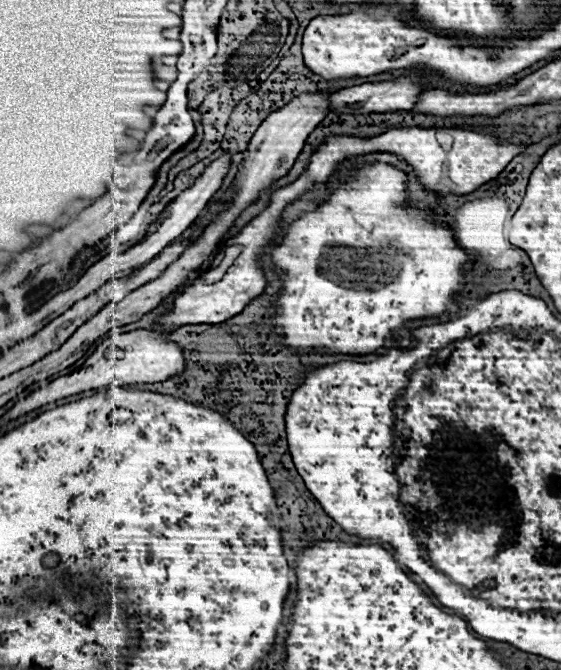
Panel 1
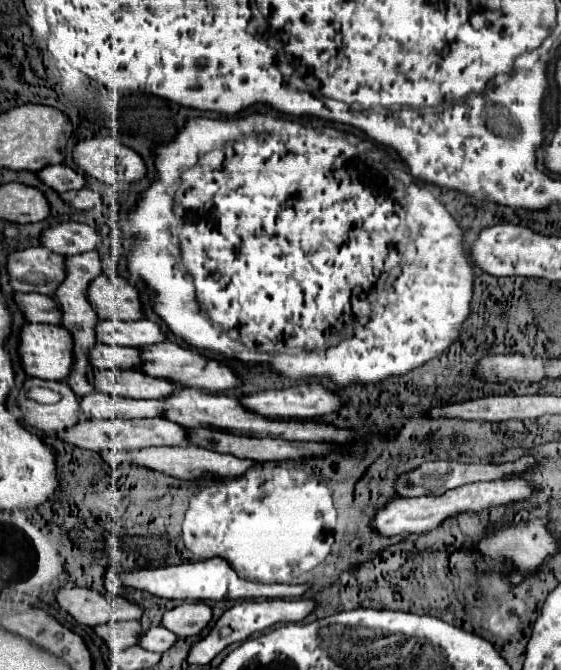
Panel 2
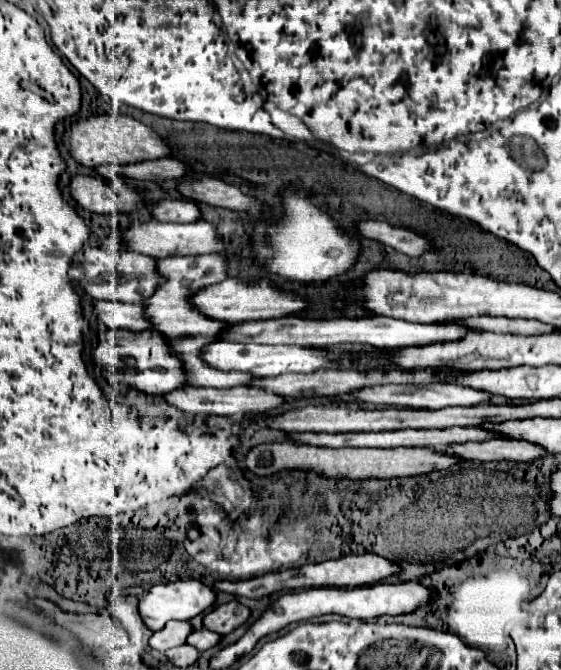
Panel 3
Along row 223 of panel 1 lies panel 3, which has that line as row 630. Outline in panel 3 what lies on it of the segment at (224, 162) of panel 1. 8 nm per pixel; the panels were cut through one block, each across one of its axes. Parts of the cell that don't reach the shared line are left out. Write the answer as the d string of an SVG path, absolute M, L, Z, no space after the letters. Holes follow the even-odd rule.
M170 622L170 624L166 624L166 628L162 628L162 630L152 634L150 646L154 650L166 652L168 648L186 644L186 638L190 636L190 632L192 632L192 624L190 622Z

